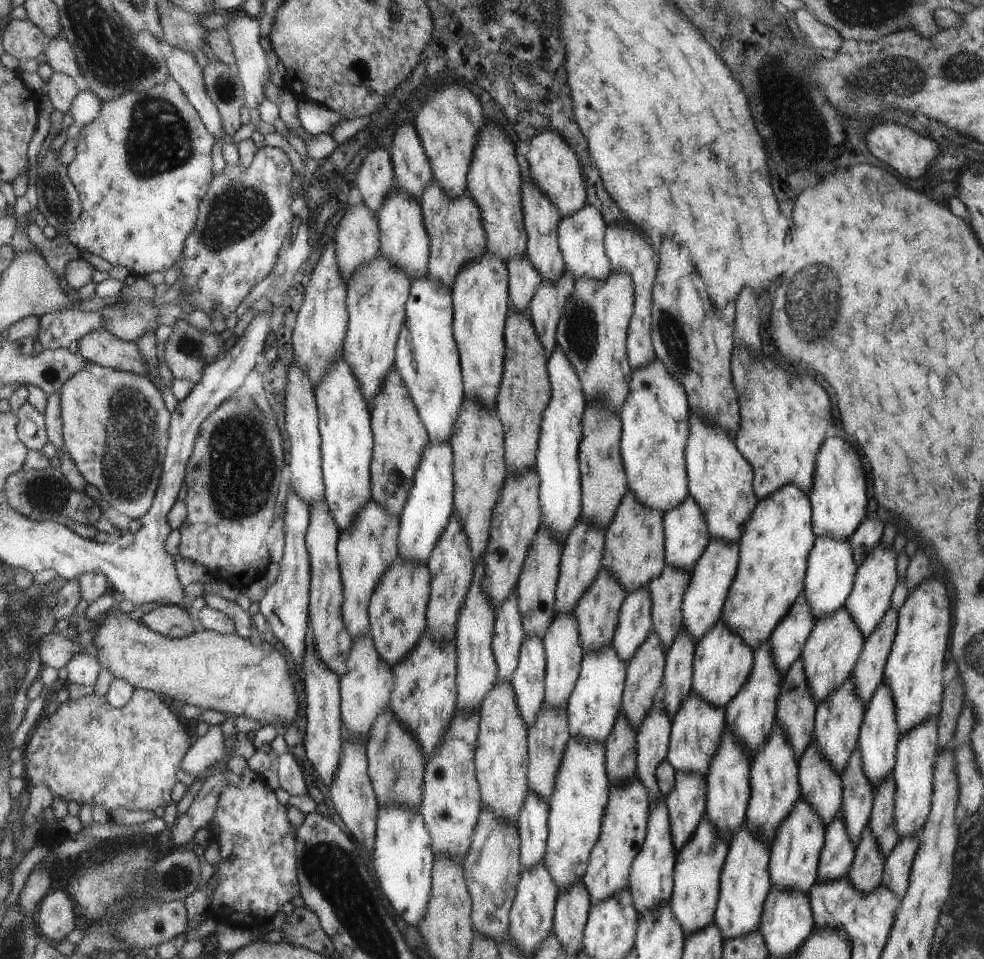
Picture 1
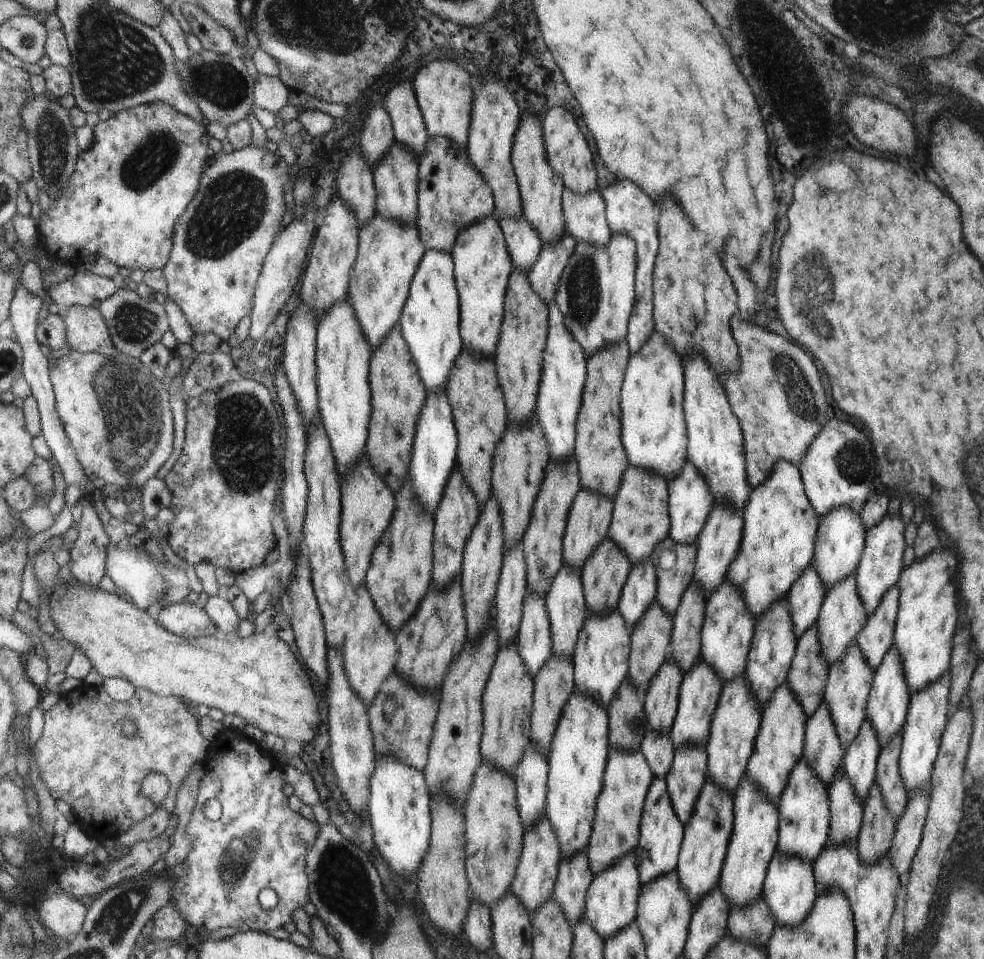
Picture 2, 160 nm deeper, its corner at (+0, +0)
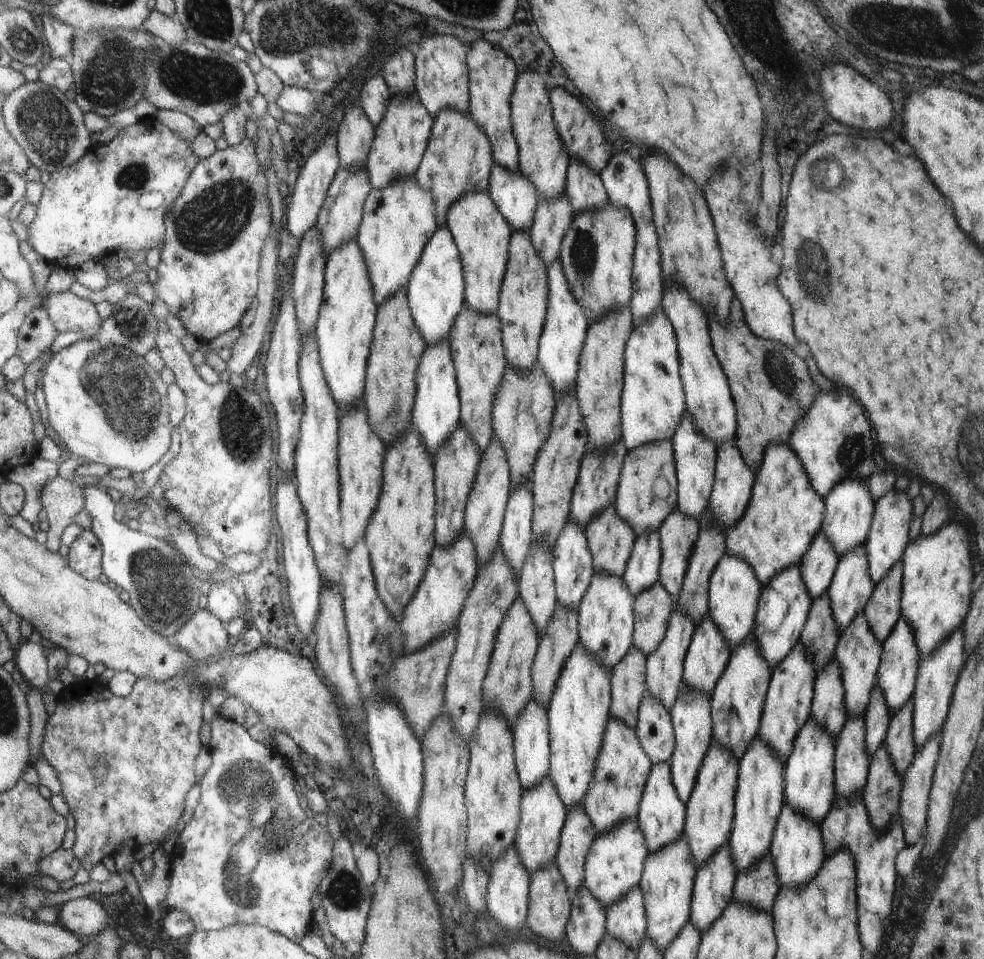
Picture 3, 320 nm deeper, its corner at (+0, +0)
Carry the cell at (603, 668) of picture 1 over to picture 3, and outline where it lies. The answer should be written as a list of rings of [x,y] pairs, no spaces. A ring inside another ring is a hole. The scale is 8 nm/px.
[[[596,571],[591,585],[580,602],[579,644],[602,659],[607,666],[616,666],[634,646],[634,598],[627,582],[620,575]]]

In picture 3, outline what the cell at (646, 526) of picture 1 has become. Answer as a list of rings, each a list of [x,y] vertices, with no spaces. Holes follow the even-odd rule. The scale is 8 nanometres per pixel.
[[[652,442],[627,452],[623,461],[615,510],[636,532],[636,536],[657,531],[678,506],[678,474],[672,442]]]

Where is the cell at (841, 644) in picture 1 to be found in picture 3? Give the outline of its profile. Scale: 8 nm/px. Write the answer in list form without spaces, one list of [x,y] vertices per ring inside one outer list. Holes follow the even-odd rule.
[[[856,546],[844,558],[839,558],[834,581],[826,594],[830,600],[832,618],[841,633],[855,621],[875,593],[875,582],[868,574],[868,557],[864,546]]]

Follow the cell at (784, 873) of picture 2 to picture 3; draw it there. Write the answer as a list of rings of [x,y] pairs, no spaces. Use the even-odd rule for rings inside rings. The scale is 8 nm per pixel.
[[[788,805],[784,814],[780,813],[780,826],[775,826],[774,840],[771,842],[771,856],[778,878],[783,885],[800,886],[807,884],[823,868],[828,852],[823,838],[822,826],[801,815]]]

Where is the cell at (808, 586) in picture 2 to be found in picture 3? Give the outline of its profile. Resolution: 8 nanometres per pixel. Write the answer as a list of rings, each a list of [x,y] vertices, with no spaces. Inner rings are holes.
[[[817,533],[798,564],[800,576],[812,600],[824,596],[834,581],[835,571],[838,569],[838,554],[830,543],[826,535]]]

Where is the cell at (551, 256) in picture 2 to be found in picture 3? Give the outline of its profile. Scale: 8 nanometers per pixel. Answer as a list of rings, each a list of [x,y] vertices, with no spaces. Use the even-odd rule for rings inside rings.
[[[566,191],[554,200],[539,198],[530,228],[530,238],[534,250],[540,254],[546,266],[558,260],[562,242],[574,218],[575,212],[570,206]]]

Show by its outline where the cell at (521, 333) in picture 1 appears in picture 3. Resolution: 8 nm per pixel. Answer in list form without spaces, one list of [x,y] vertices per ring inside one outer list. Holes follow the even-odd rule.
[[[530,232],[512,234],[512,262],[508,262],[508,274],[504,274],[504,294],[500,294],[497,314],[500,314],[504,354],[508,366],[528,370],[537,362],[540,336],[548,312],[547,266],[540,254],[534,250]]]

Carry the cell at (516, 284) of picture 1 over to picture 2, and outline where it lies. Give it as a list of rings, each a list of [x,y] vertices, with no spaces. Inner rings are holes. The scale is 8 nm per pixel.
[[[526,216],[500,218],[499,226],[506,236],[508,254],[511,254],[514,270],[528,275],[542,250],[540,234],[534,230],[534,226],[528,224]]]

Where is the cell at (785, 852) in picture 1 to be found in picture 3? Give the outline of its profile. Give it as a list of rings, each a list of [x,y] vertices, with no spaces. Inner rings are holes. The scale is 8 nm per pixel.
[[[809,718],[793,740],[792,752],[786,760],[786,802],[801,815],[819,825],[830,814],[834,800],[834,740],[813,718]]]

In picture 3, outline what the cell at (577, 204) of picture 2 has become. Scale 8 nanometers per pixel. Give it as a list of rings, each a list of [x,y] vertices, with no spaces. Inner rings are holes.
[[[570,159],[567,170],[566,194],[575,214],[582,210],[602,208],[607,200],[606,190],[602,186],[600,176],[582,160]]]

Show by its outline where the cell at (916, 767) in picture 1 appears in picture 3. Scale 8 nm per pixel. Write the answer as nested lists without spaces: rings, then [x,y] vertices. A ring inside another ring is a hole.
[[[956,630],[940,648],[936,648],[930,658],[926,656],[919,664],[918,680],[915,682],[914,696],[910,698],[913,701],[913,737],[917,744],[917,750],[930,737],[936,736],[938,730],[942,730],[943,722],[950,712],[951,701],[954,700],[952,692],[958,679],[958,674],[962,674],[966,666],[967,658],[964,652],[964,635],[962,630]]]

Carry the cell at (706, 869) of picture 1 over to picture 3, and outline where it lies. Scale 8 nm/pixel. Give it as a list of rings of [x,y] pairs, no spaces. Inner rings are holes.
[[[712,741],[712,754],[704,757],[704,770],[700,771],[700,782],[696,785],[696,794],[691,794],[687,804],[687,826],[684,836],[693,852],[696,866],[712,856],[726,844],[734,828],[735,797],[738,791],[738,770],[740,761],[718,741]]]

